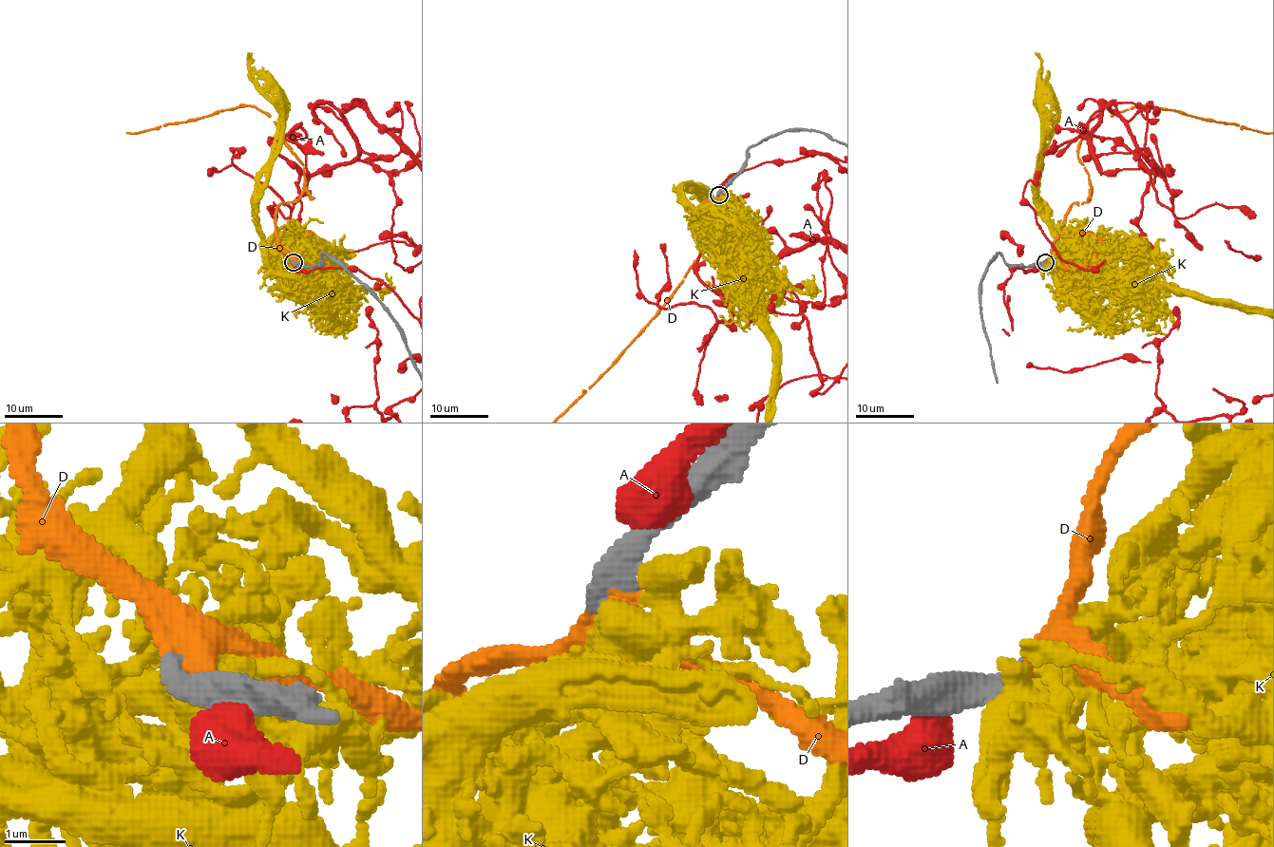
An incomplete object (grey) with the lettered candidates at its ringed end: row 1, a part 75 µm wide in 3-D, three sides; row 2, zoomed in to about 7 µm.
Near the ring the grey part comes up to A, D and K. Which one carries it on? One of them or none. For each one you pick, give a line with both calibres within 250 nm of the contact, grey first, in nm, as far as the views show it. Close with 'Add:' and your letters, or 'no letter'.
D: calibres 440 and 500 nm
Add: D

